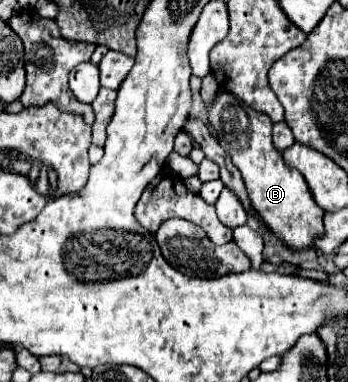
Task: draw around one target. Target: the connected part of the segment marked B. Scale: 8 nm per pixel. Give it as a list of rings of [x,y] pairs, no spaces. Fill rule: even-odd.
[[[220,91],[216,103],[208,109],[208,119],[220,145],[230,153],[232,163],[244,179],[252,209],[260,215],[270,233],[294,251],[314,247],[314,241],[322,237],[324,211],[312,199],[300,171],[290,169],[280,151],[274,149],[270,117],[242,105],[242,101],[238,101],[232,93]]]

